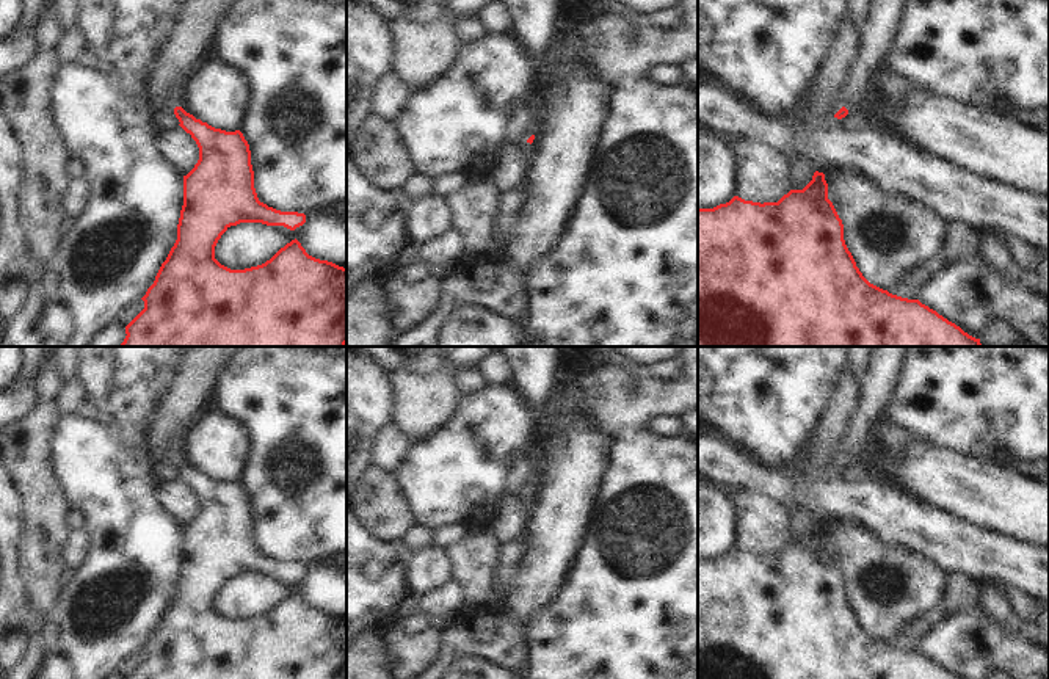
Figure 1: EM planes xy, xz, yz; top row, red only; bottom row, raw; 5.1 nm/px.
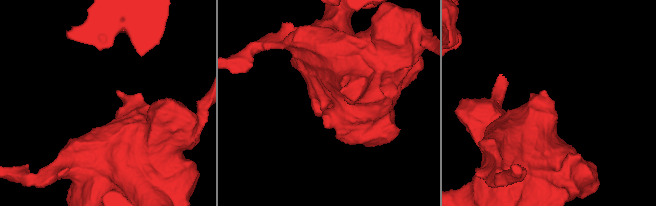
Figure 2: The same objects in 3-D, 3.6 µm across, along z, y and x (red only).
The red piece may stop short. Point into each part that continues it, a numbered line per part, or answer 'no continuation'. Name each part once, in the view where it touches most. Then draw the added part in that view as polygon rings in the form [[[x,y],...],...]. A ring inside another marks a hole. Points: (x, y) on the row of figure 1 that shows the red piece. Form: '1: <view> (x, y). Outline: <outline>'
1: xy (174, 94). Outline: [[[172,86],[168,91],[168,103],[172,105],[174,108],[180,107],[182,96],[183,96],[183,88],[182,86]]]

